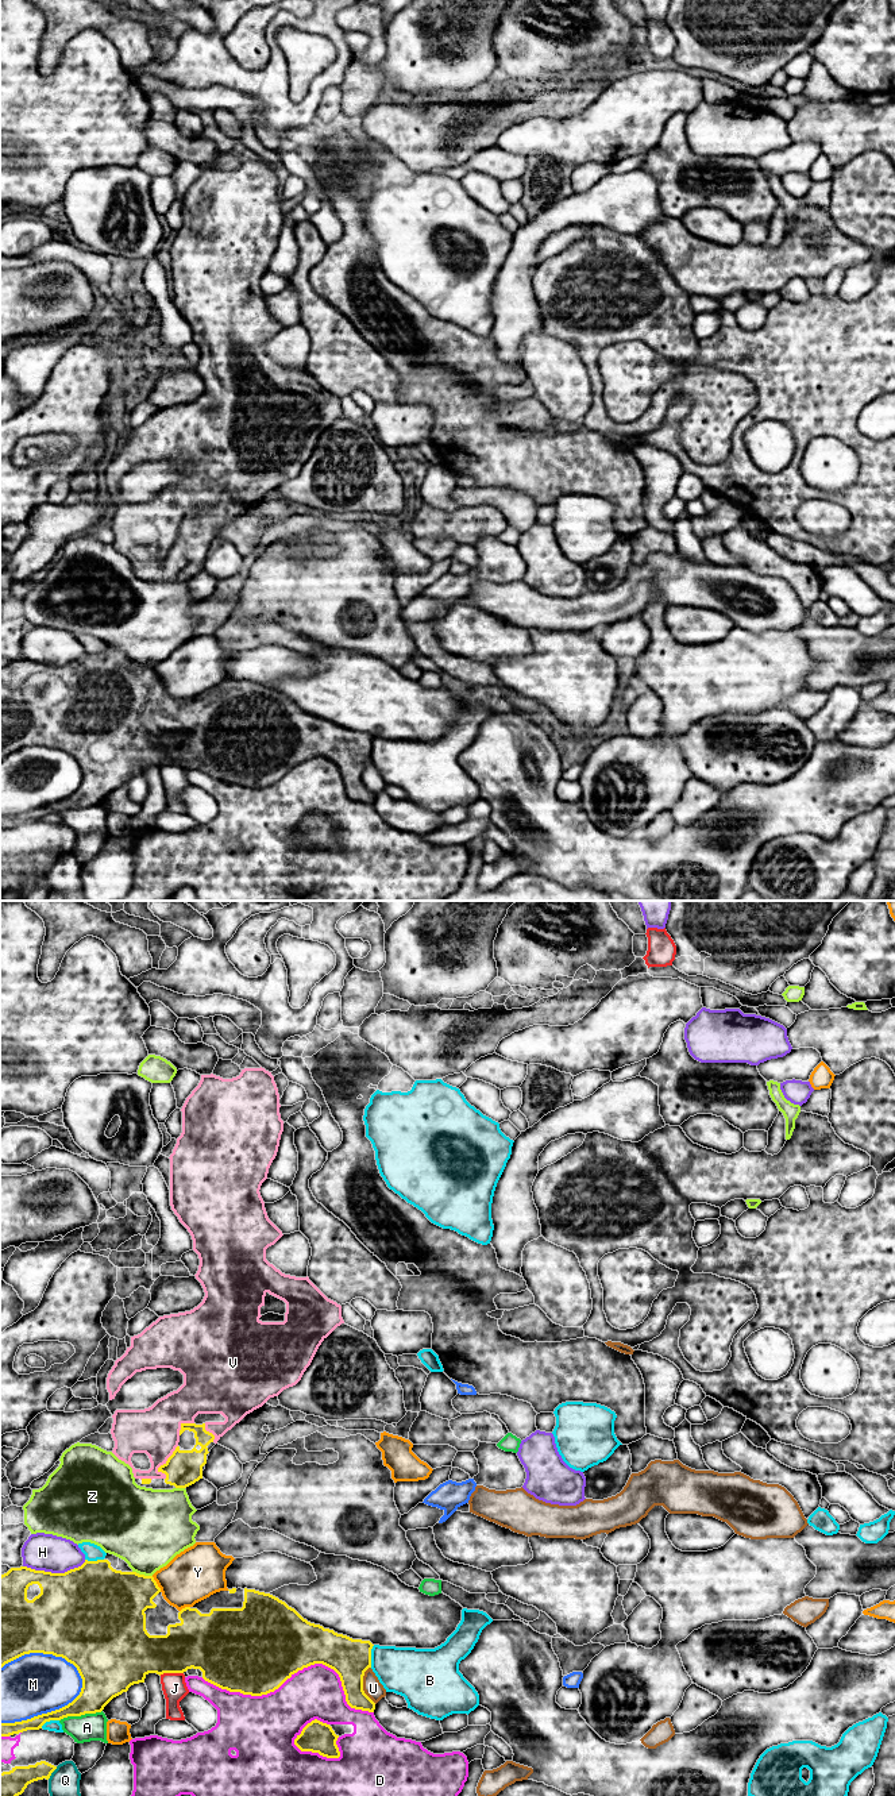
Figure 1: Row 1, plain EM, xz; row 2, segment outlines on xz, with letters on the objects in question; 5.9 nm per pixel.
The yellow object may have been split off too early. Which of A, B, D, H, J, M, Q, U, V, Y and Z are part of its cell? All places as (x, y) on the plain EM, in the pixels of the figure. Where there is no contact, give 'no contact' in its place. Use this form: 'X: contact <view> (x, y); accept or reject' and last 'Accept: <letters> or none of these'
A: contact xz (80, 808); reject
B: contact xz (370, 748); reject
D: contact xz (297, 763); reject
H: contact xz (54, 666); reject
J: contact xz (170, 764); reject
M: contact xz (51, 804); reject
Q: contact xz (51, 864); reject
U: contact xz (362, 778); reject
V: contact xz (164, 557); accept
Y: contact xz (157, 677); reject
Z: contact xz (142, 667); reject
Accept: V

